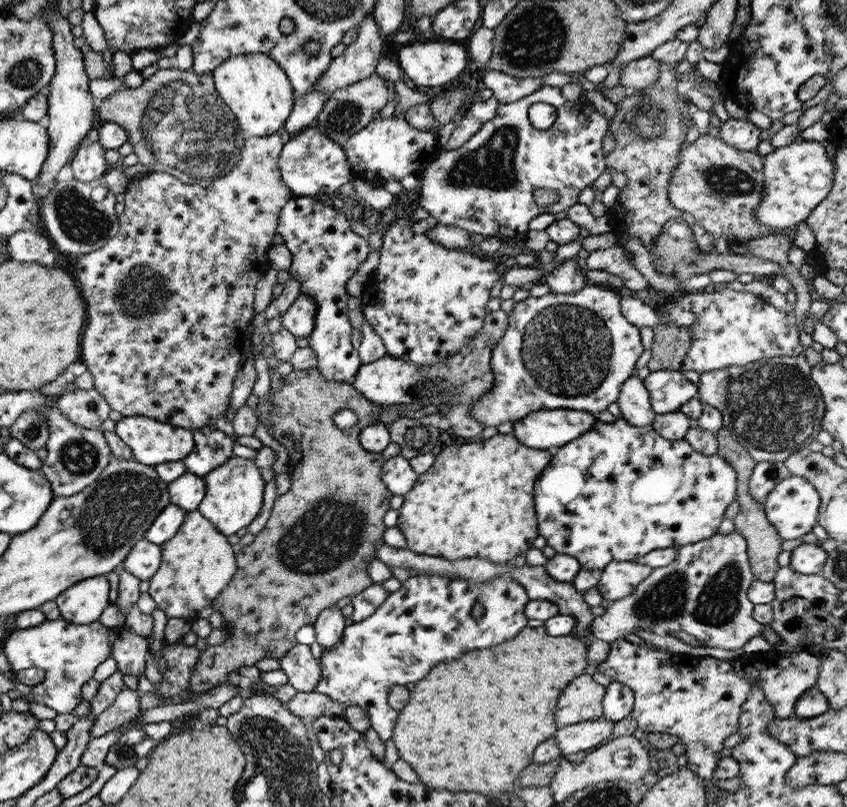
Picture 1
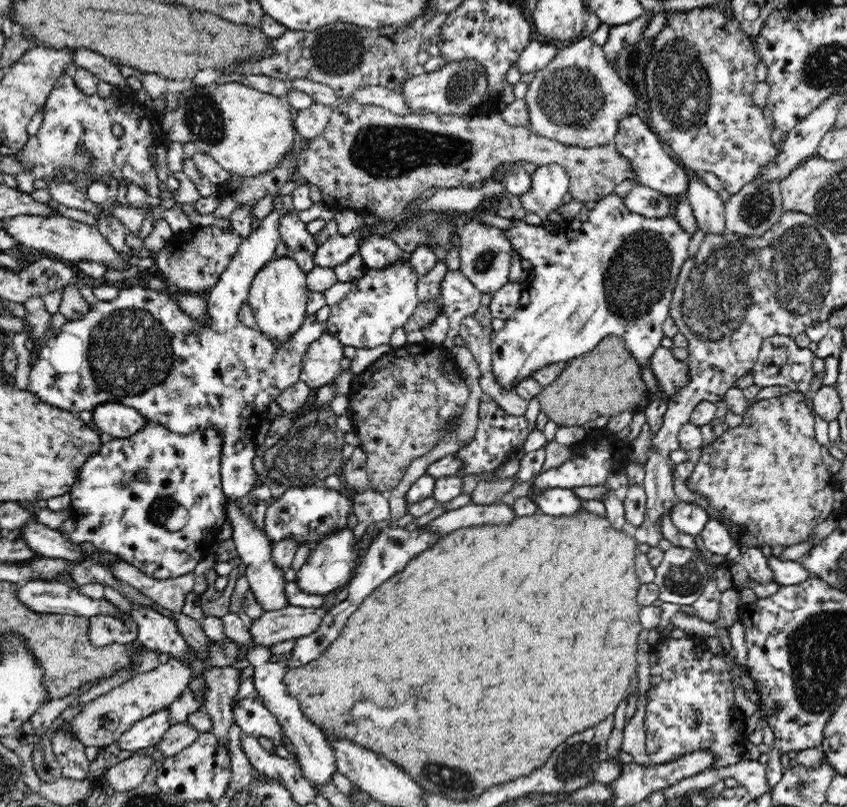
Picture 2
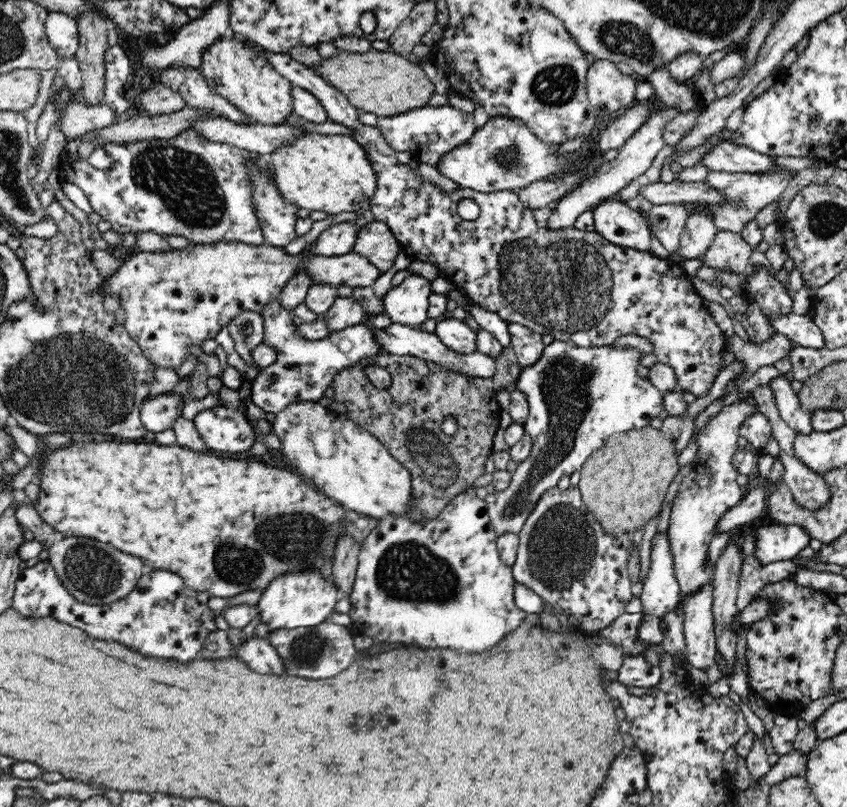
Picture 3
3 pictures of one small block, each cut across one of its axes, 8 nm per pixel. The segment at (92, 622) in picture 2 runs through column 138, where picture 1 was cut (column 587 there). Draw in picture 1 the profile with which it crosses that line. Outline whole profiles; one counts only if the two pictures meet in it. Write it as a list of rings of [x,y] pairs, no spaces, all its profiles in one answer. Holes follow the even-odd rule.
[[[736,530],[727,535],[716,532],[705,540],[676,548],[677,556],[674,562],[667,566],[652,568],[649,576],[646,576],[631,594],[609,602],[603,615],[593,616],[593,621],[587,629],[591,641],[600,640],[609,646],[613,640],[625,640],[625,635],[633,634],[636,630],[649,631],[657,635],[682,631],[703,641],[704,646],[733,651],[741,649],[749,639],[759,636],[765,628],[769,628],[753,621],[754,604],[746,597],[747,587],[753,582],[746,553],[746,542]]]

